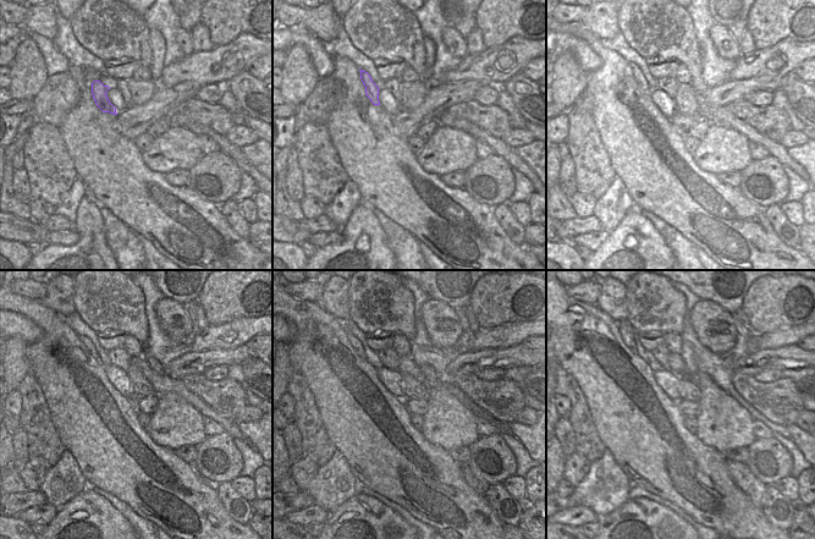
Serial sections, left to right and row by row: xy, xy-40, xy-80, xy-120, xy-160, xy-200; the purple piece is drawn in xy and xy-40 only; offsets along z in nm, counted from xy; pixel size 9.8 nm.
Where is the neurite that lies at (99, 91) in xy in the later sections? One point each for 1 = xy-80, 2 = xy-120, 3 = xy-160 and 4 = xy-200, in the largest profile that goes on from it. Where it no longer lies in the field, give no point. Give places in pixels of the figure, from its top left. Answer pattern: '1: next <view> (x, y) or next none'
1: next xy-80 (639, 77)
2: next xy-120 (87, 342)
3: next xy-160 (353, 340)
4: next xy-200 (628, 334)

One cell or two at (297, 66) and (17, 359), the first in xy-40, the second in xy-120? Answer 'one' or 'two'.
one

